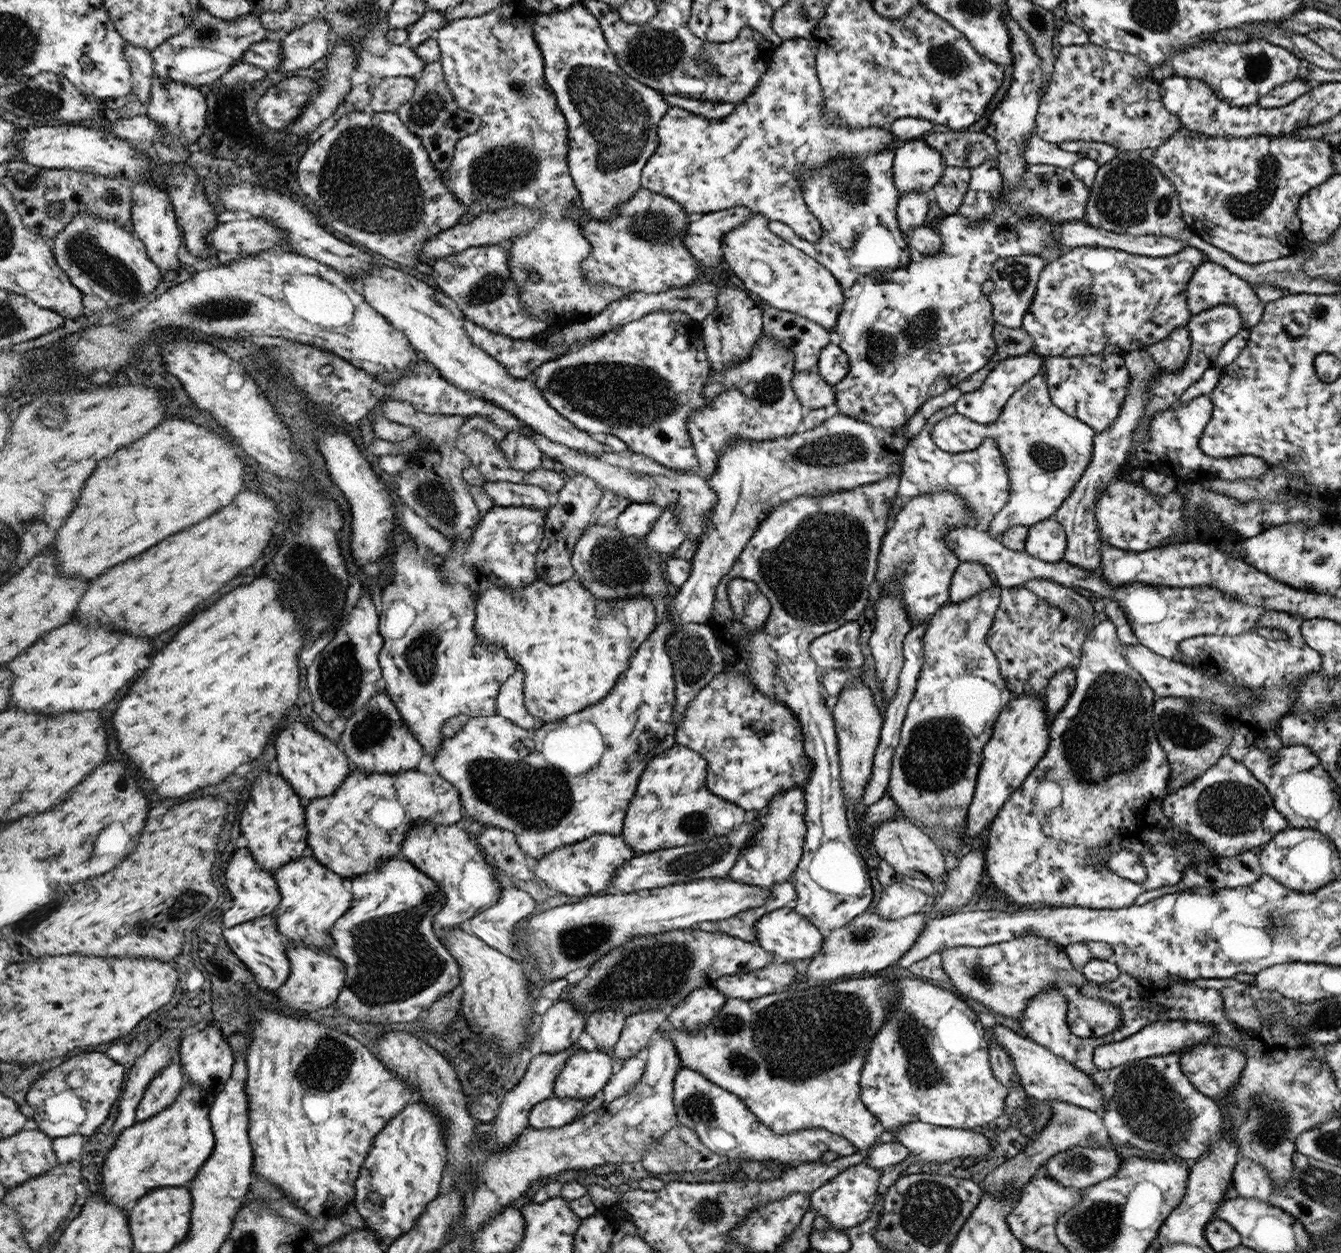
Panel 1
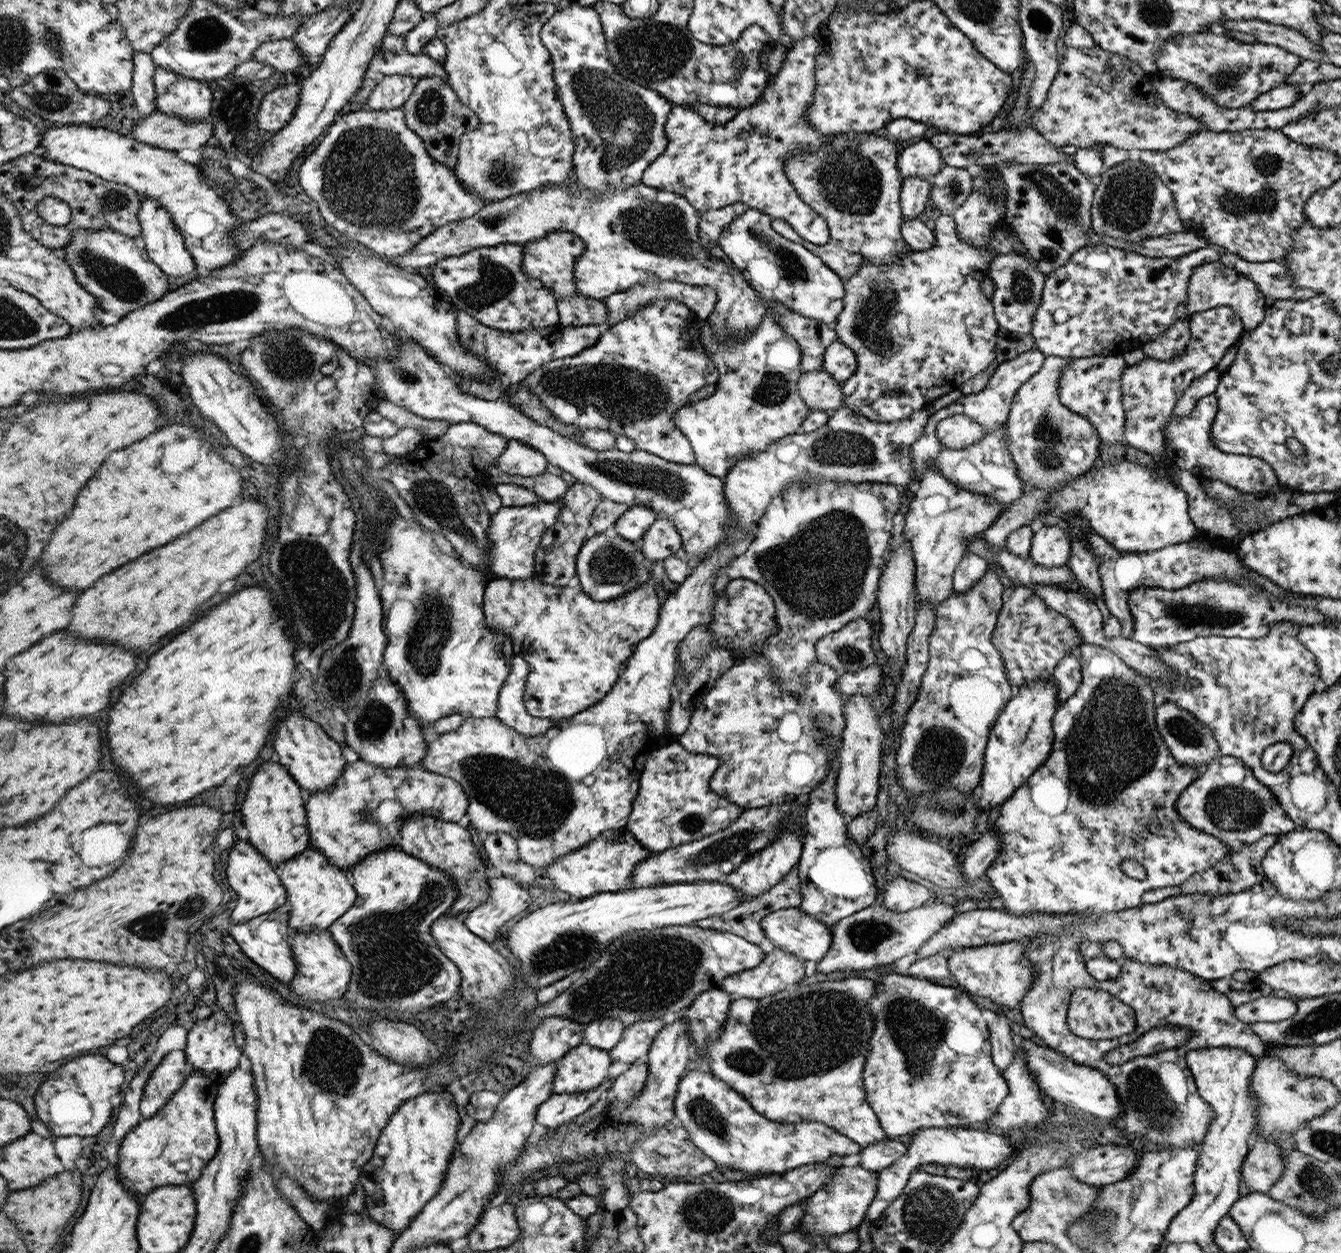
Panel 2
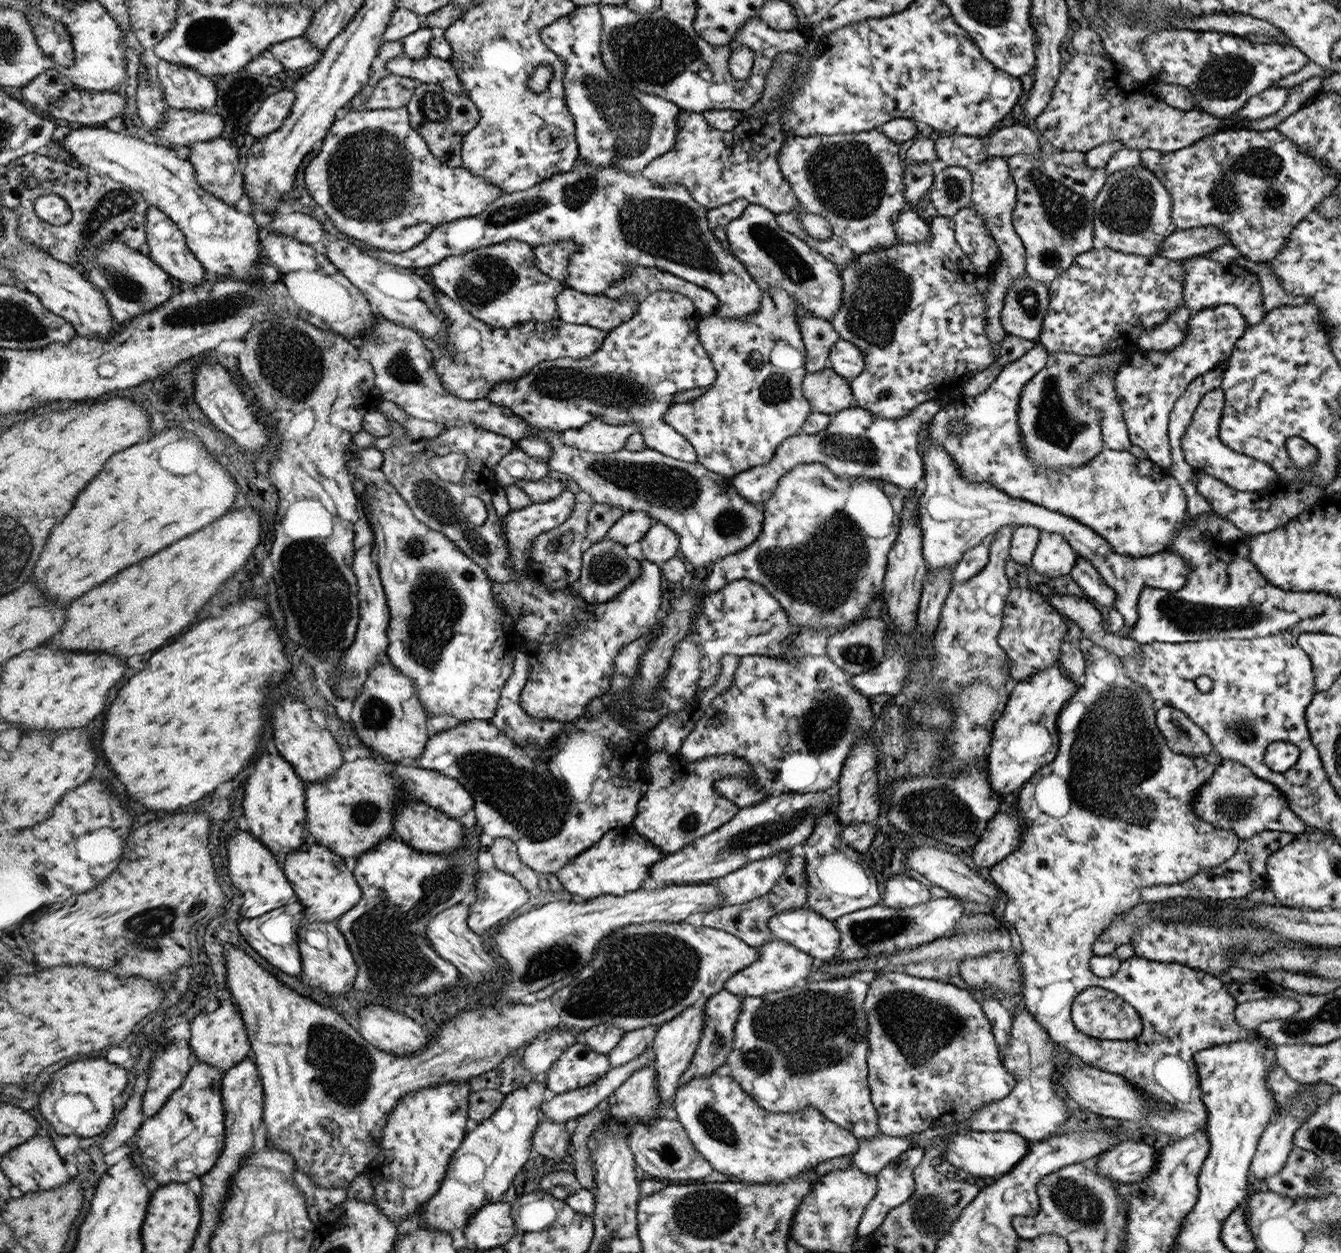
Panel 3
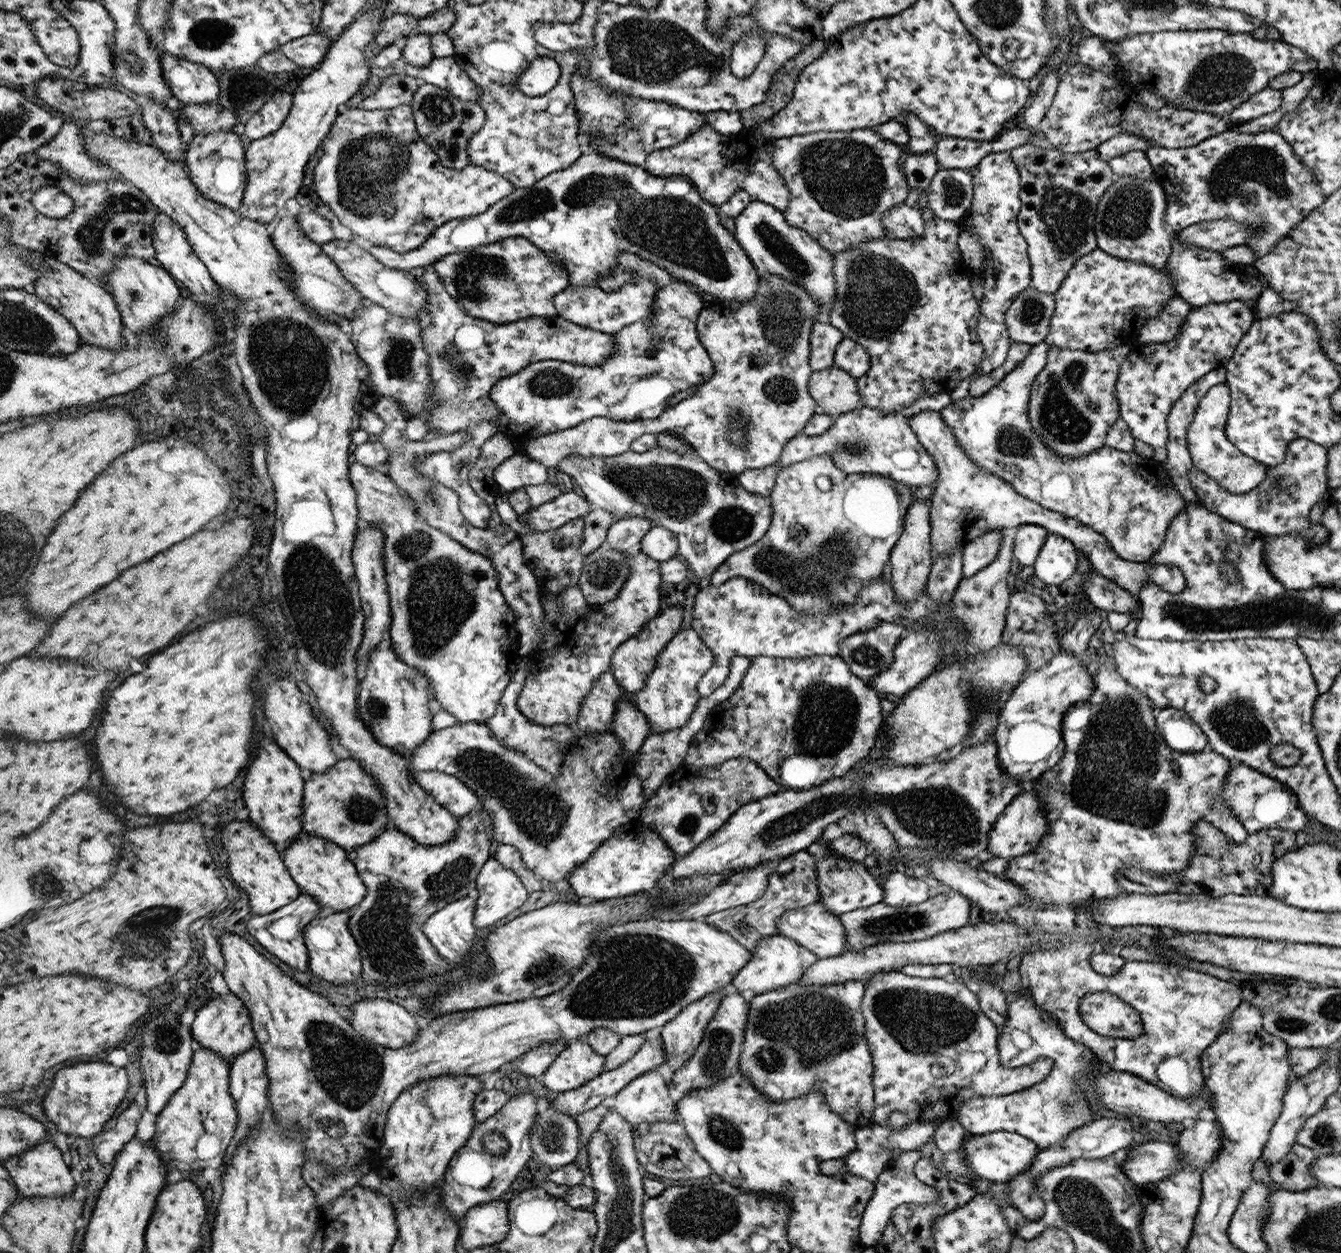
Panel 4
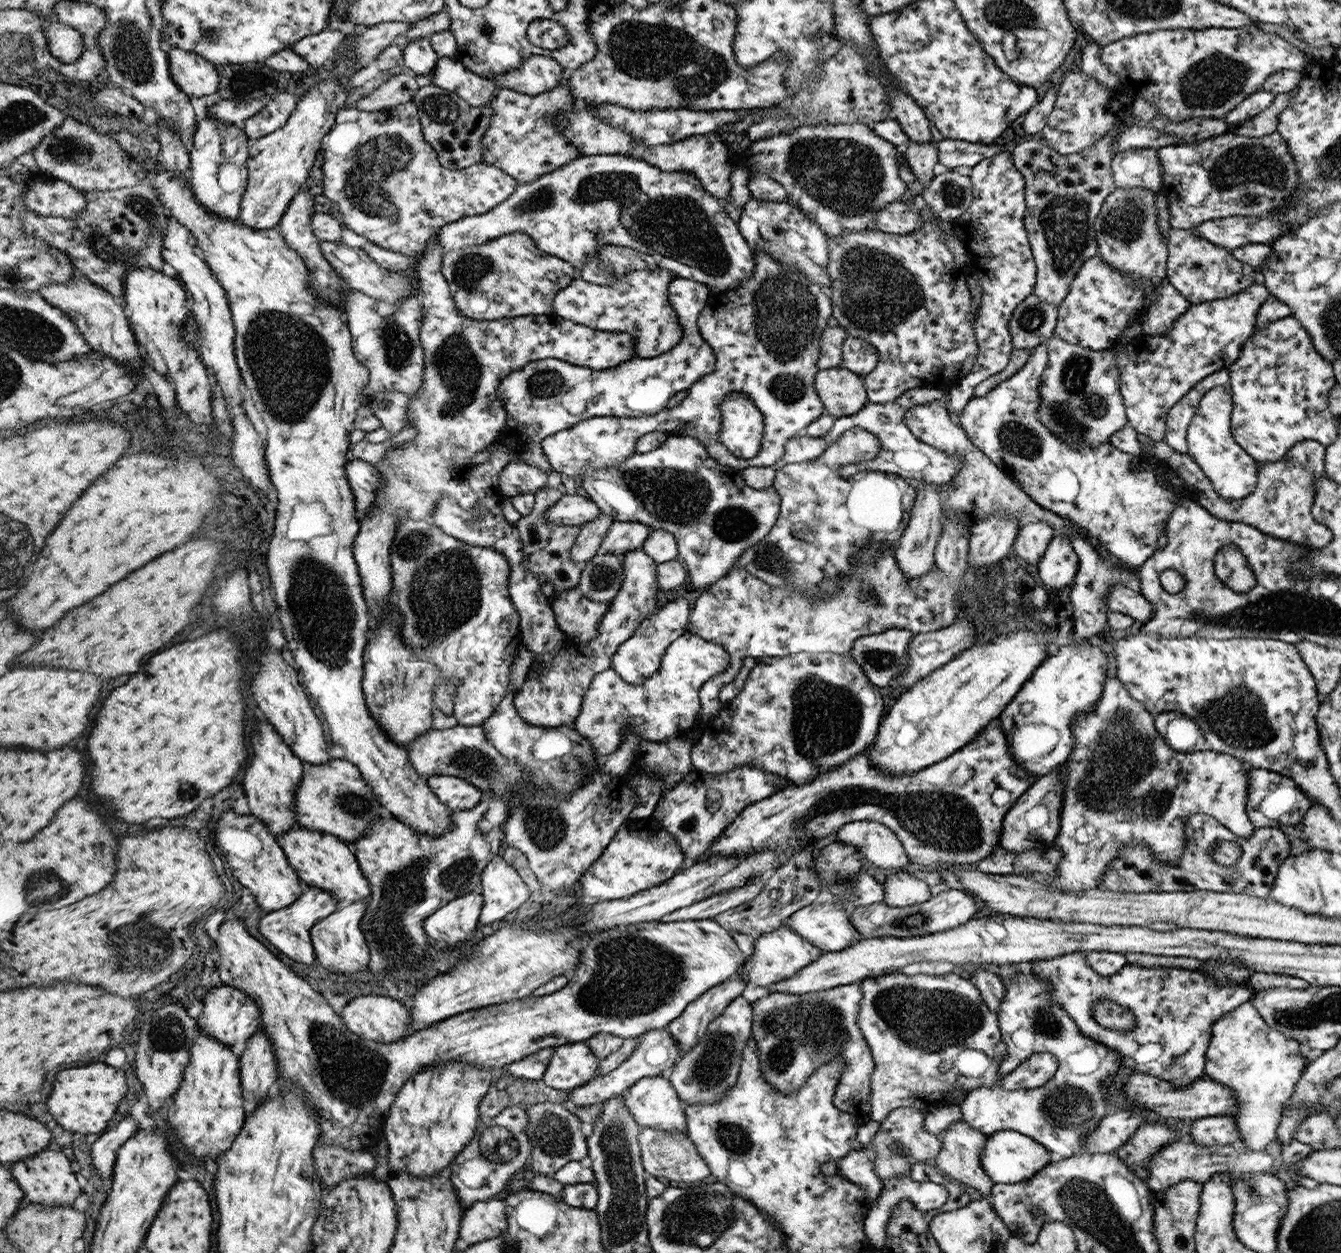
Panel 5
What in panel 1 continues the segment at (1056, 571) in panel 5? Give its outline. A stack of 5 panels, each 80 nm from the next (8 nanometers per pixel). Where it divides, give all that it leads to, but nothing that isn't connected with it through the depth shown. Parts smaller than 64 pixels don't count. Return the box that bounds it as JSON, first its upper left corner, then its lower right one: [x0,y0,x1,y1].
[1025,516,1067,562]

